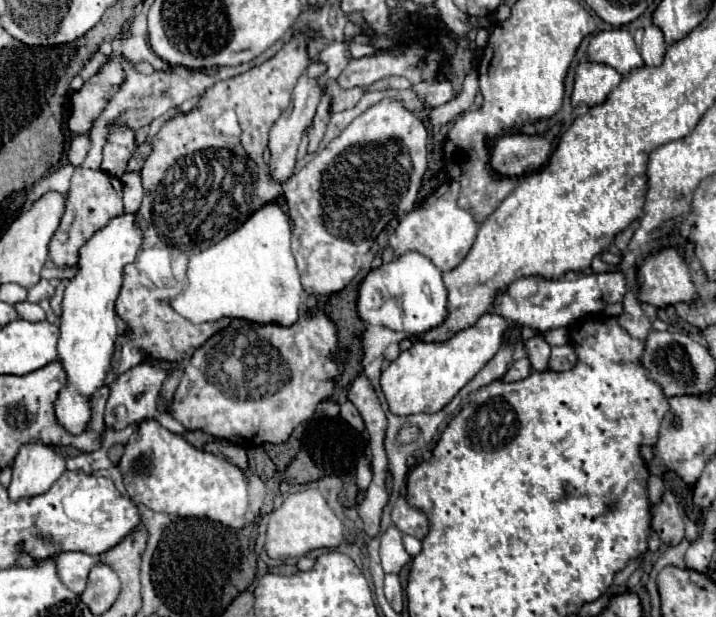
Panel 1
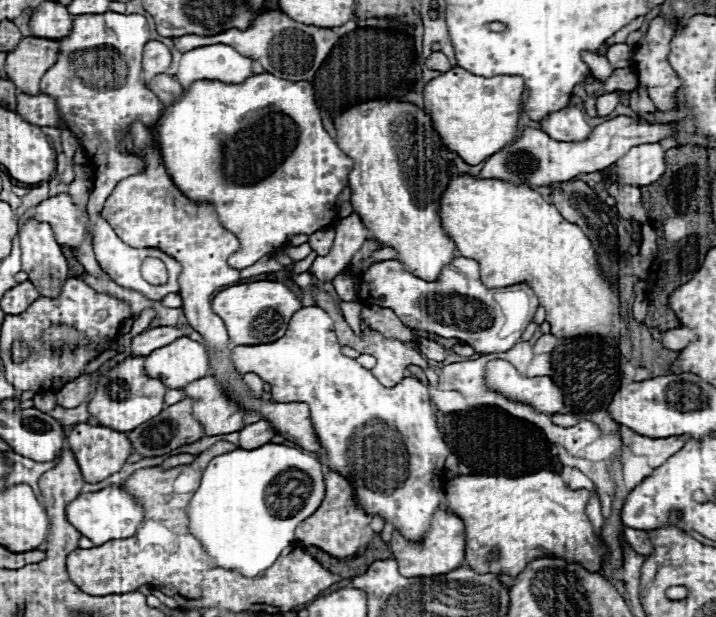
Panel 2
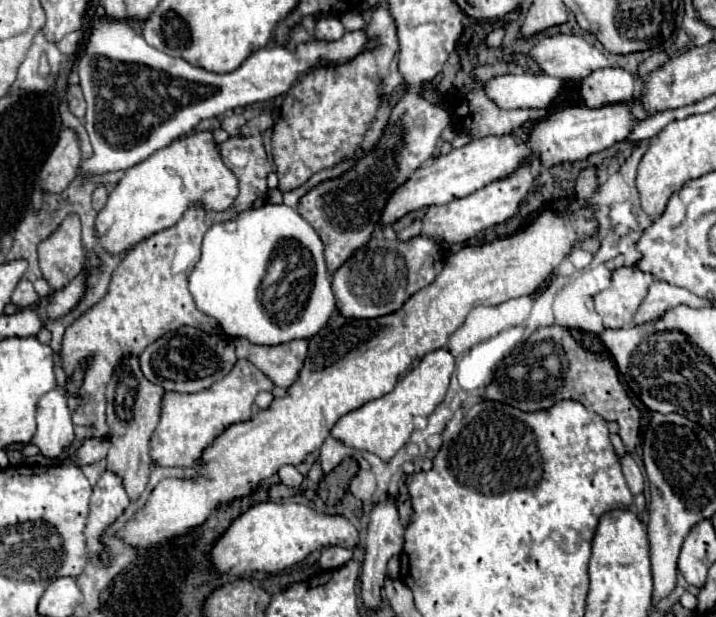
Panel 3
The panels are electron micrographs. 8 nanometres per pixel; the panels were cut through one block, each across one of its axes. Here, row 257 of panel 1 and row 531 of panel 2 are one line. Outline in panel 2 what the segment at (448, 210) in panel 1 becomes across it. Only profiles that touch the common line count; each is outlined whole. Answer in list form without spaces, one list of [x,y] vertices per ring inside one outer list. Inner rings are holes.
[[[442,504],[436,508],[436,512],[430,520],[430,526],[420,542],[412,542],[412,540],[404,538],[400,532],[394,532],[392,540],[390,540],[392,556],[398,562],[400,574],[406,578],[436,576],[436,574],[446,574],[446,572],[458,568],[464,562],[464,544],[466,544],[466,536],[464,536],[462,518],[456,516],[454,512],[450,512],[448,508],[444,508]]]

